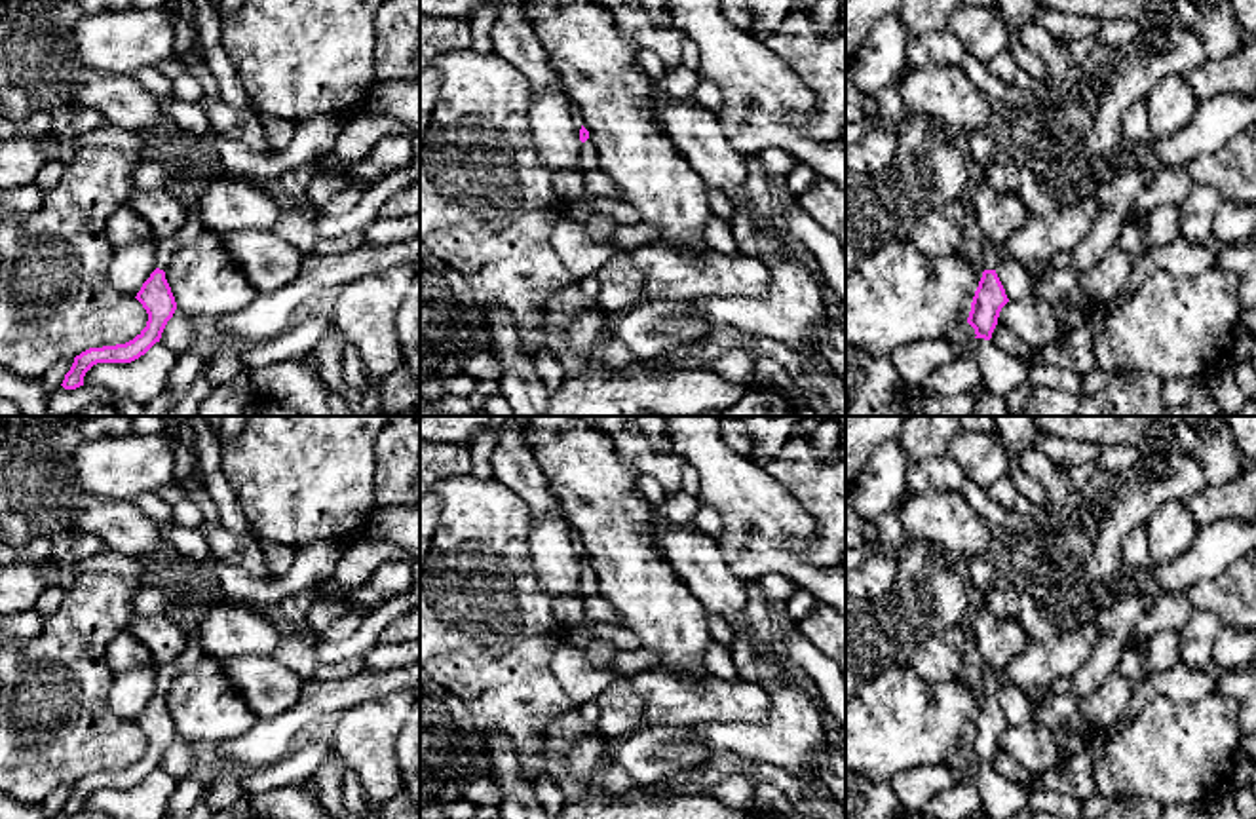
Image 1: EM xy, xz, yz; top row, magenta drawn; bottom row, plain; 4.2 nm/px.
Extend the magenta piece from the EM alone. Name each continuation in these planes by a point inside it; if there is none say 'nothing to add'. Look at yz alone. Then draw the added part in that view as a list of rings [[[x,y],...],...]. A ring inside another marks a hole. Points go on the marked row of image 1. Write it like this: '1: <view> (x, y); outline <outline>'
1: yz (987, 251); outline [[[982,236],[977,239],[977,258],[984,270],[994,270],[999,262],[998,245],[990,238]]]

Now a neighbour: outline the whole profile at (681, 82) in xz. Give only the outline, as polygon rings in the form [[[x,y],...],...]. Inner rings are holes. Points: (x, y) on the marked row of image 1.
[[[676,67],[669,68],[665,76],[656,80],[661,95],[676,101],[694,101],[694,91],[699,84],[701,76],[694,68]]]

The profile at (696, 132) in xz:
[[[657,95],[650,105],[657,125],[684,154],[699,177],[720,188],[735,209],[747,203],[745,154],[726,139],[716,112],[695,101],[676,101]]]

